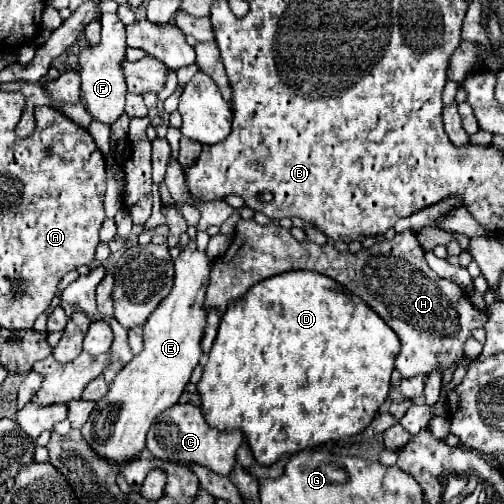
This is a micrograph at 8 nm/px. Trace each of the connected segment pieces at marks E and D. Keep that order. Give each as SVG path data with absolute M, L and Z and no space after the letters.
M182 250L174 260L176 276L170 294L158 304L152 316L142 328L144 348L134 356L112 380L106 396L102 396L88 422L82 426L82 434L88 444L110 462L126 462L136 458L144 450L146 432L152 420L178 402L190 374L202 358L202 336L206 326L204 296L210 280L210 266L214 258L202 250Z
M292 270L286 274L278 274L278 276L266 278L266 280L258 282L256 286L252 286L246 292L246 296L228 304L226 312L222 314L218 336L212 344L212 350L208 354L208 362L203 367L202 380L198 384L198 392L202 396L202 412L206 416L206 422L218 430L240 428L248 438L248 444L254 452L256 462L274 464L282 454L294 454L294 452L324 444L328 440L356 436L362 430L366 430L370 426L370 422L374 420L378 408L382 406L382 402L388 396L390 374L394 370L394 360L396 360L398 352L400 352L400 340L392 332L392 328L364 300L360 300L358 296L344 290L332 278L326 278L324 274L308 272L308 270Z

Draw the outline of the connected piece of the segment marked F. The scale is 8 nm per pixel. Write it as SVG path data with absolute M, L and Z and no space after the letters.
M102 14L102 40L96 46L80 50L78 54L78 68L82 82L82 100L86 110L92 114L94 120L104 124L114 124L114 120L124 112L126 102L126 82L122 74L122 62L126 60L126 40L124 40L124 24L120 22L118 14Z

